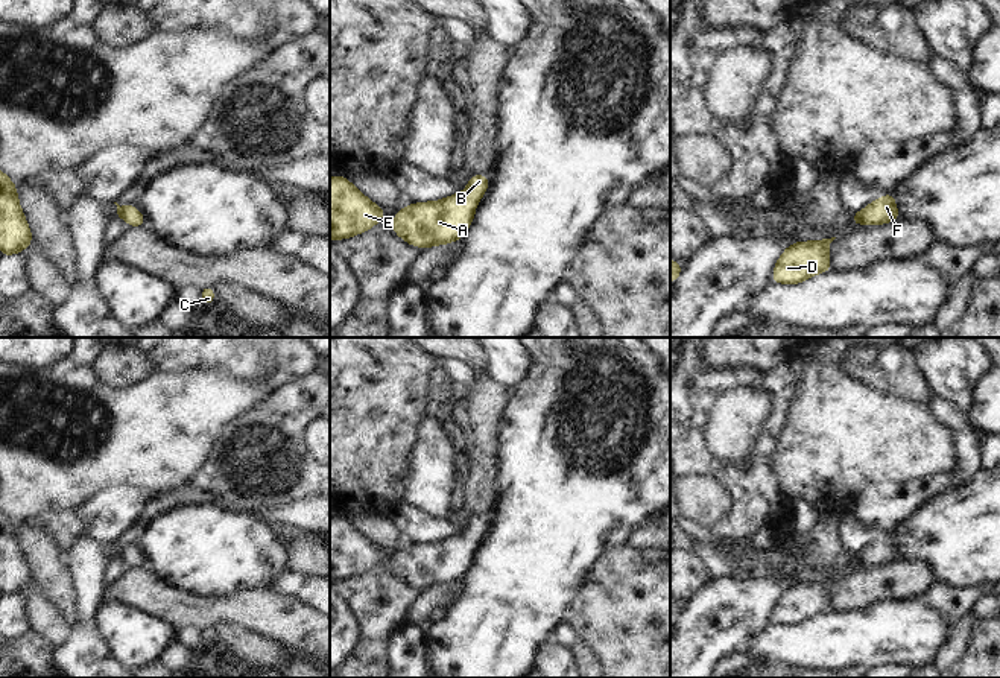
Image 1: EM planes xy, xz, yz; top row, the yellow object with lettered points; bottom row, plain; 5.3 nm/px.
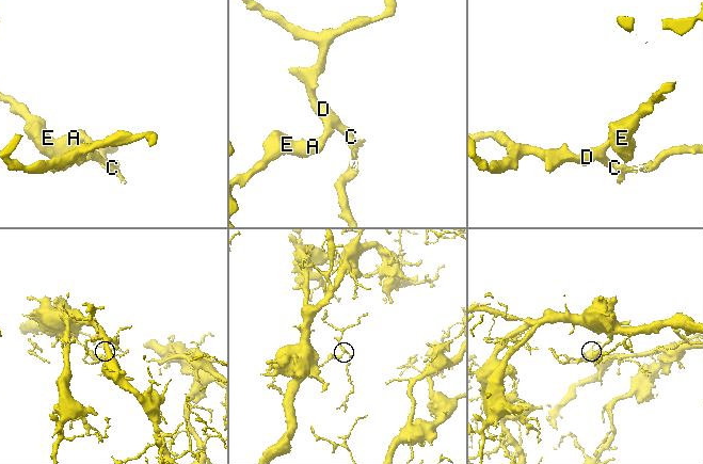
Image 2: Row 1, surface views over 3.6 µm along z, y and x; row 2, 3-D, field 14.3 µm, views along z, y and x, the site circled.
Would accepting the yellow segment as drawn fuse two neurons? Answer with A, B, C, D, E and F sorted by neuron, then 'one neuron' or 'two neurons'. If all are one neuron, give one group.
groups A B C D E F; one neuron

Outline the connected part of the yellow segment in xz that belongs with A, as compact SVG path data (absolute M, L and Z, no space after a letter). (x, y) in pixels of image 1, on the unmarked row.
M471 515L465 532L438 543L403 547L394 556L392 570L409 585L430 588L460 581L474 559L476 544L485 535L489 518Z

